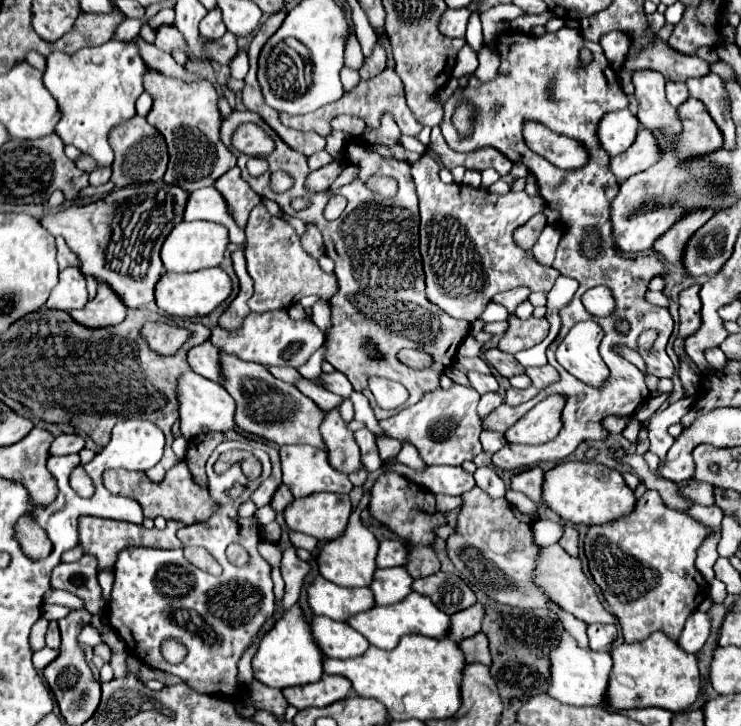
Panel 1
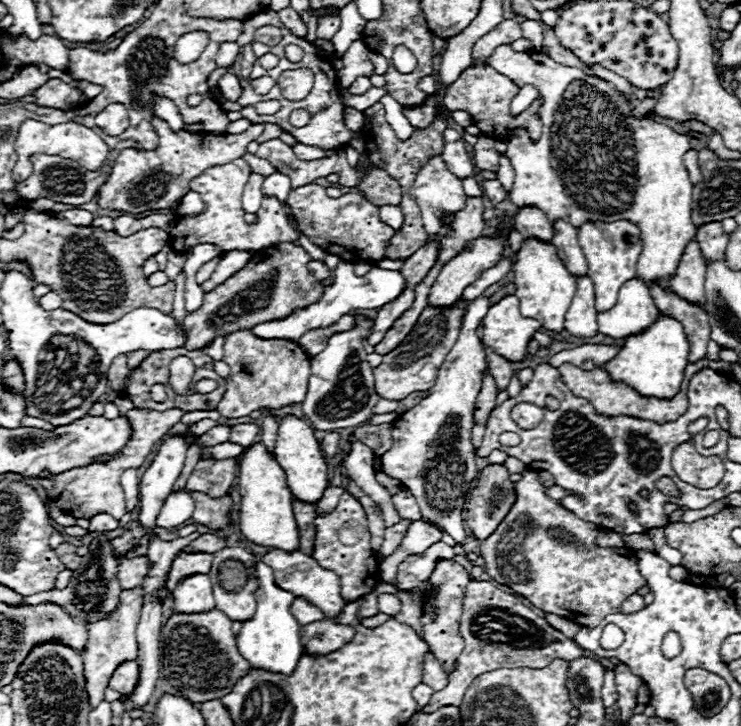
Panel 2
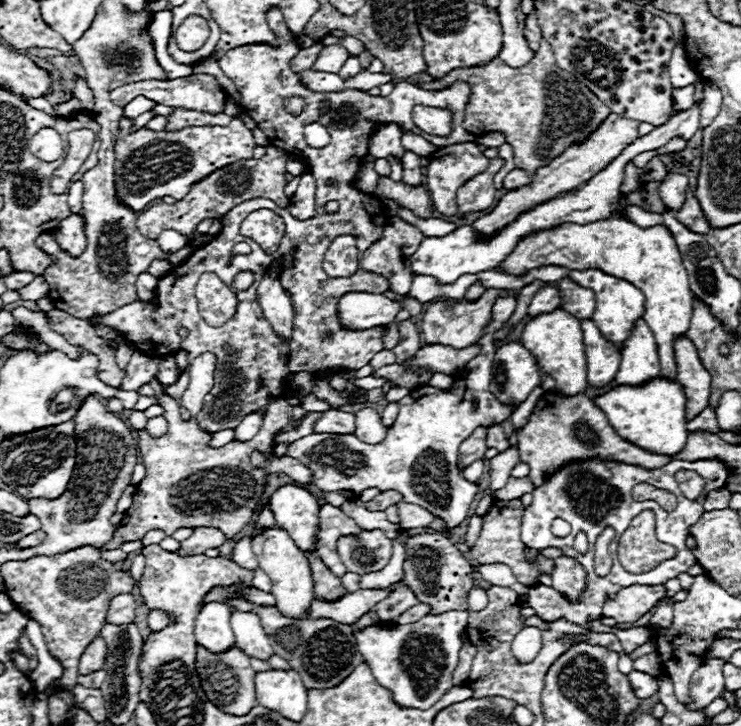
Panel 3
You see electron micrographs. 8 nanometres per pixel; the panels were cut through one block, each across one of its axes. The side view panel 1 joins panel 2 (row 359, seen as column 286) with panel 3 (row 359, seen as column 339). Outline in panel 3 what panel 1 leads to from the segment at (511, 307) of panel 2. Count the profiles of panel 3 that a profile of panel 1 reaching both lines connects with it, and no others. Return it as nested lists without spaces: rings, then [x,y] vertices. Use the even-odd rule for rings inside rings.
[[[522,342],[502,344],[494,354],[490,390],[498,400],[524,402],[528,394],[540,386],[540,366]]]

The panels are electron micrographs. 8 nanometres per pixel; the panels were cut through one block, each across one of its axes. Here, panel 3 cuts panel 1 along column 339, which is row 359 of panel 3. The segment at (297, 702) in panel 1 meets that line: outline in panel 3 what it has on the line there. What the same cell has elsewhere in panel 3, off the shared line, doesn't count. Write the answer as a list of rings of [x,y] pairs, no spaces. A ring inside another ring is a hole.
[[[684,334],[674,340],[674,354],[678,376],[676,380],[684,386],[686,392],[686,420],[698,416],[710,398],[710,372],[702,366],[694,342]]]

